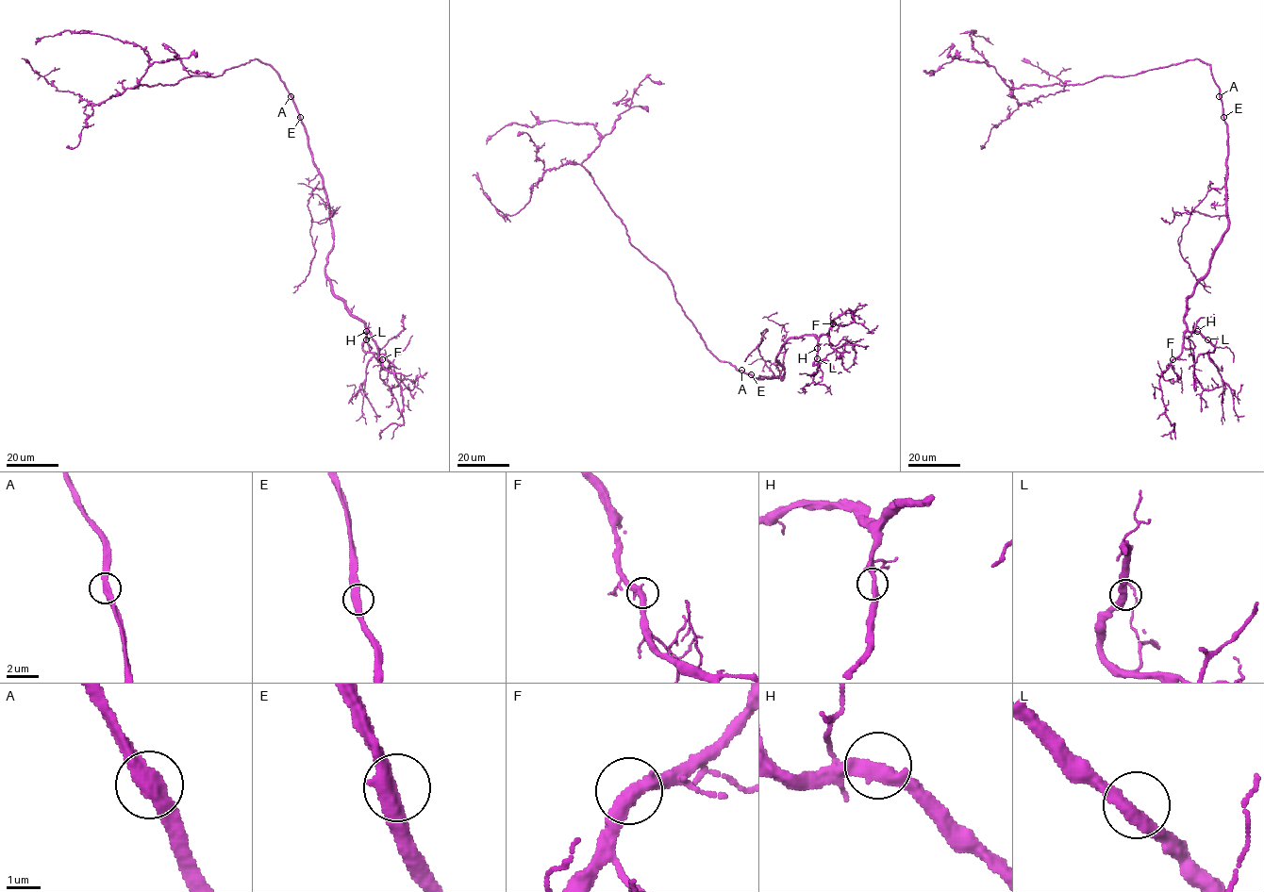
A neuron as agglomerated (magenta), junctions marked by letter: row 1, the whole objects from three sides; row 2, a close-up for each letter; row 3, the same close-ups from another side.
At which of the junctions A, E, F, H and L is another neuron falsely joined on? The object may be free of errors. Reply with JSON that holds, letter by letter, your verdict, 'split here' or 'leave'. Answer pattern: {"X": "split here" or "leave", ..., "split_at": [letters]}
{"A": "leave", "E": "leave", "F": "leave", "H": "leave", "L": "leave", "split_at": []}

